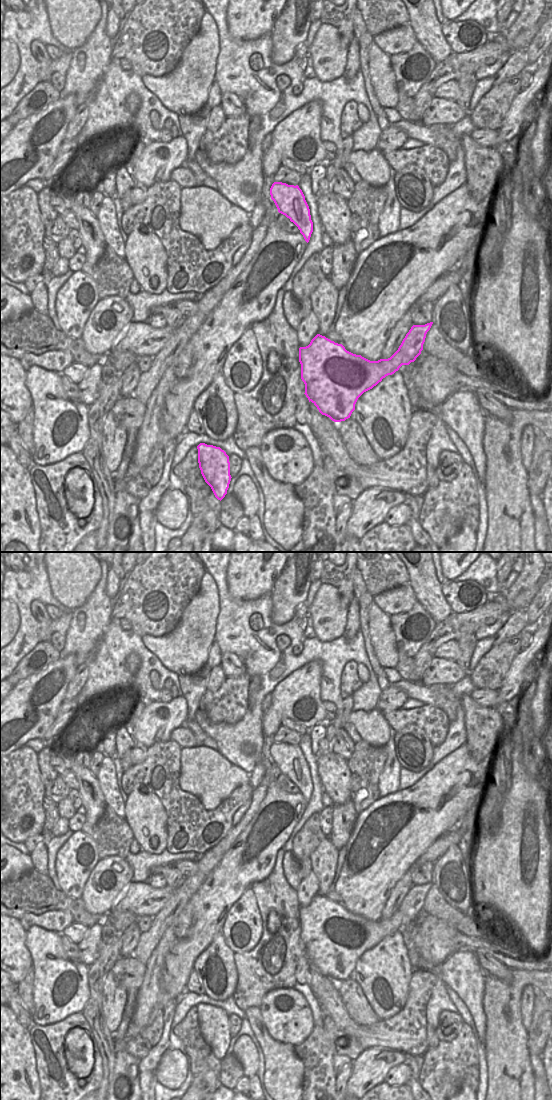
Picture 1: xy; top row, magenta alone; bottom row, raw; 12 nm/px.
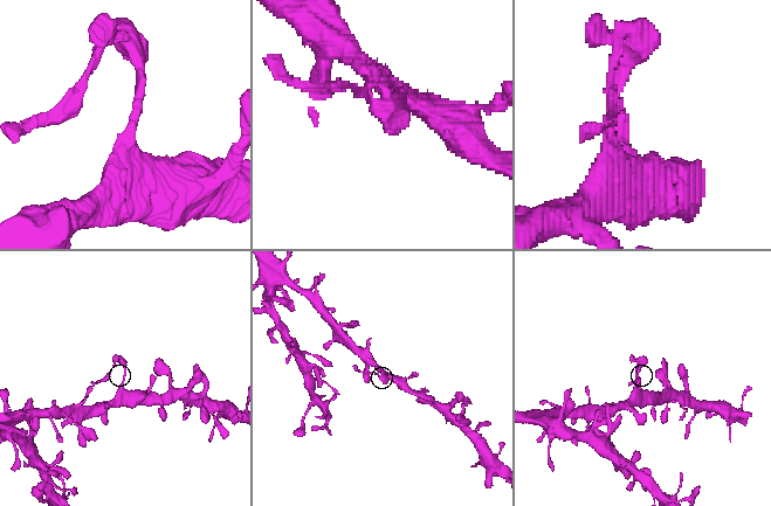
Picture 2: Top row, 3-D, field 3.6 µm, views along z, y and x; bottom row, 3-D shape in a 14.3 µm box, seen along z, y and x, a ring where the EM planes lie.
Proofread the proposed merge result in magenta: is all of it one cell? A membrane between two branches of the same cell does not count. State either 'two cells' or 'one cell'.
one cell

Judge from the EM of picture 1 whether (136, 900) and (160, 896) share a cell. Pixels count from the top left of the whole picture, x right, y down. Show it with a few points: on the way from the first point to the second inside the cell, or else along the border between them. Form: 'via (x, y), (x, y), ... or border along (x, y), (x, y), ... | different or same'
via (142, 900), (154, 900) | same

